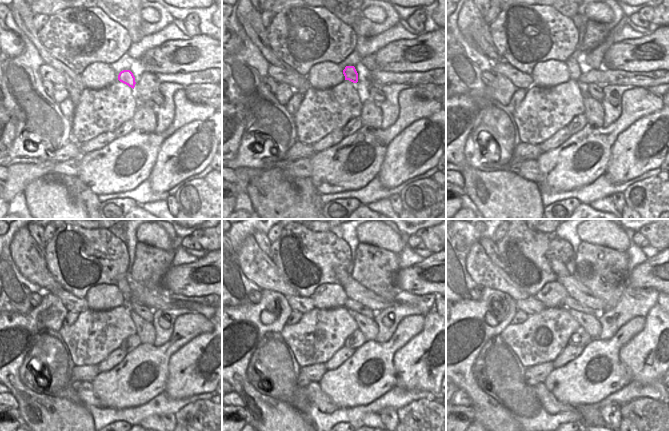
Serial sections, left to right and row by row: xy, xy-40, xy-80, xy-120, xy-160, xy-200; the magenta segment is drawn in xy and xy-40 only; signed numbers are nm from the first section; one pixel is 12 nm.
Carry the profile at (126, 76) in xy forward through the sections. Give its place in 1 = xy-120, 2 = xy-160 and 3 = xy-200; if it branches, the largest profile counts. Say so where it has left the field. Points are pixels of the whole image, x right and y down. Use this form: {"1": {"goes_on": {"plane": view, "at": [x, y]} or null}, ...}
{"1": {"goes_on": {"plane": "xy-120", "at": [122, 283]}}, "2": {"goes_on": {"plane": "xy-160", "at": [342, 276]}}, "3": {"goes_on": {"plane": "xy-200", "at": [557, 266]}}}

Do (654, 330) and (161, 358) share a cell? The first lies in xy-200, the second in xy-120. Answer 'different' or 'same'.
different

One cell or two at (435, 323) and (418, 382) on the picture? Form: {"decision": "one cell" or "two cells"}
{"decision": "one cell"}

